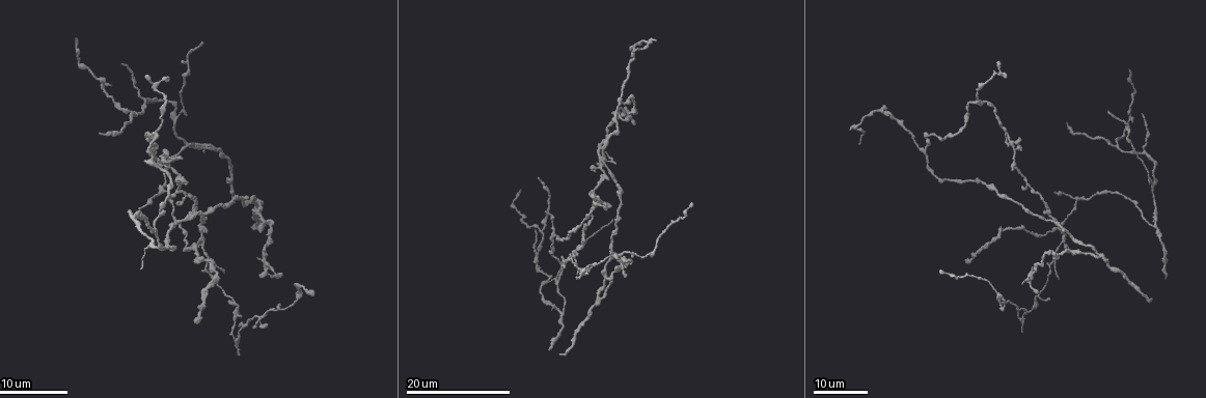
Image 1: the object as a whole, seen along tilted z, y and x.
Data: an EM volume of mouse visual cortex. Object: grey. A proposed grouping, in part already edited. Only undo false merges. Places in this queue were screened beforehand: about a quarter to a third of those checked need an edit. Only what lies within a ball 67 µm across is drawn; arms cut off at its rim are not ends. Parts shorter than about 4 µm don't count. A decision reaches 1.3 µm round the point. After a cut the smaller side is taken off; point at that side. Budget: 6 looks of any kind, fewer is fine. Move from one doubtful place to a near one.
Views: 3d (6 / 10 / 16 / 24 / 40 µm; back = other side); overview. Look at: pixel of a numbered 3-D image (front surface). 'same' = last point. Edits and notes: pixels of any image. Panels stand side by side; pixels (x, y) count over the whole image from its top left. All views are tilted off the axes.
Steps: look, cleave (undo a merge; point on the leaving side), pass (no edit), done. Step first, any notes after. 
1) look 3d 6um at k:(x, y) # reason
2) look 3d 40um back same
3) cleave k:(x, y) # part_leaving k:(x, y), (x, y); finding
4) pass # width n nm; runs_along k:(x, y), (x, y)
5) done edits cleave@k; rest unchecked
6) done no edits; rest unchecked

look 3d 16um at 1:(554, 234) # a fork

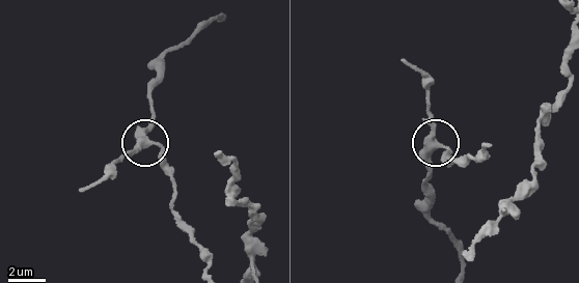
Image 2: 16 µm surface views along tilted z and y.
look 3d 10um at 2:(139, 139)

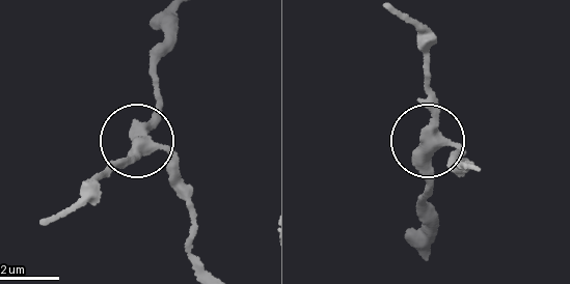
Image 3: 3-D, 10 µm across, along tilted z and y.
pass # all the same neuron

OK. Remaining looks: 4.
look 3d 16um at 1:(547, 281) # thin arm on a thick one

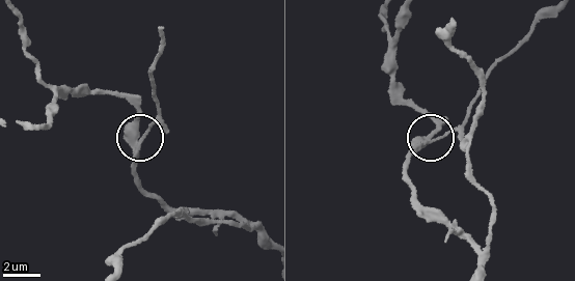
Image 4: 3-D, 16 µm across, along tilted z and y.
look 3d 10um at 4:(138, 138)

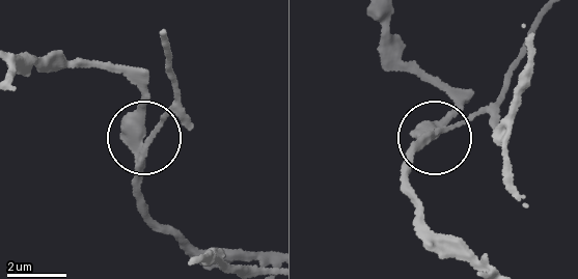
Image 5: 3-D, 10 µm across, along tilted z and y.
cleave 5:(159, 123) # side_arm 23 um; arms 5; two neurons meet here

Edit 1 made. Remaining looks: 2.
look 3d 24um at 1:(1144, 150) # small branch off a trunk

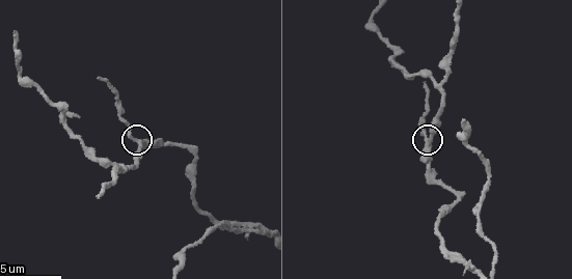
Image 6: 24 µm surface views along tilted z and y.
look 3d 10um at 6:(138, 140) # zoom in

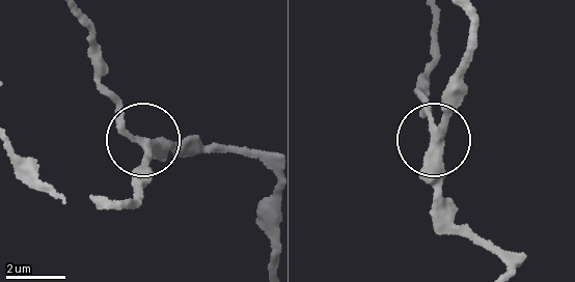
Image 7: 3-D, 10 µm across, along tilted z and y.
pass # side_arm 8 um; runs_along 7:(270, 168), (247, 153), (165, 151), (135, 137), (96, 80); all the same neuron

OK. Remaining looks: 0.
done edits cleave@5; rest unchecked

